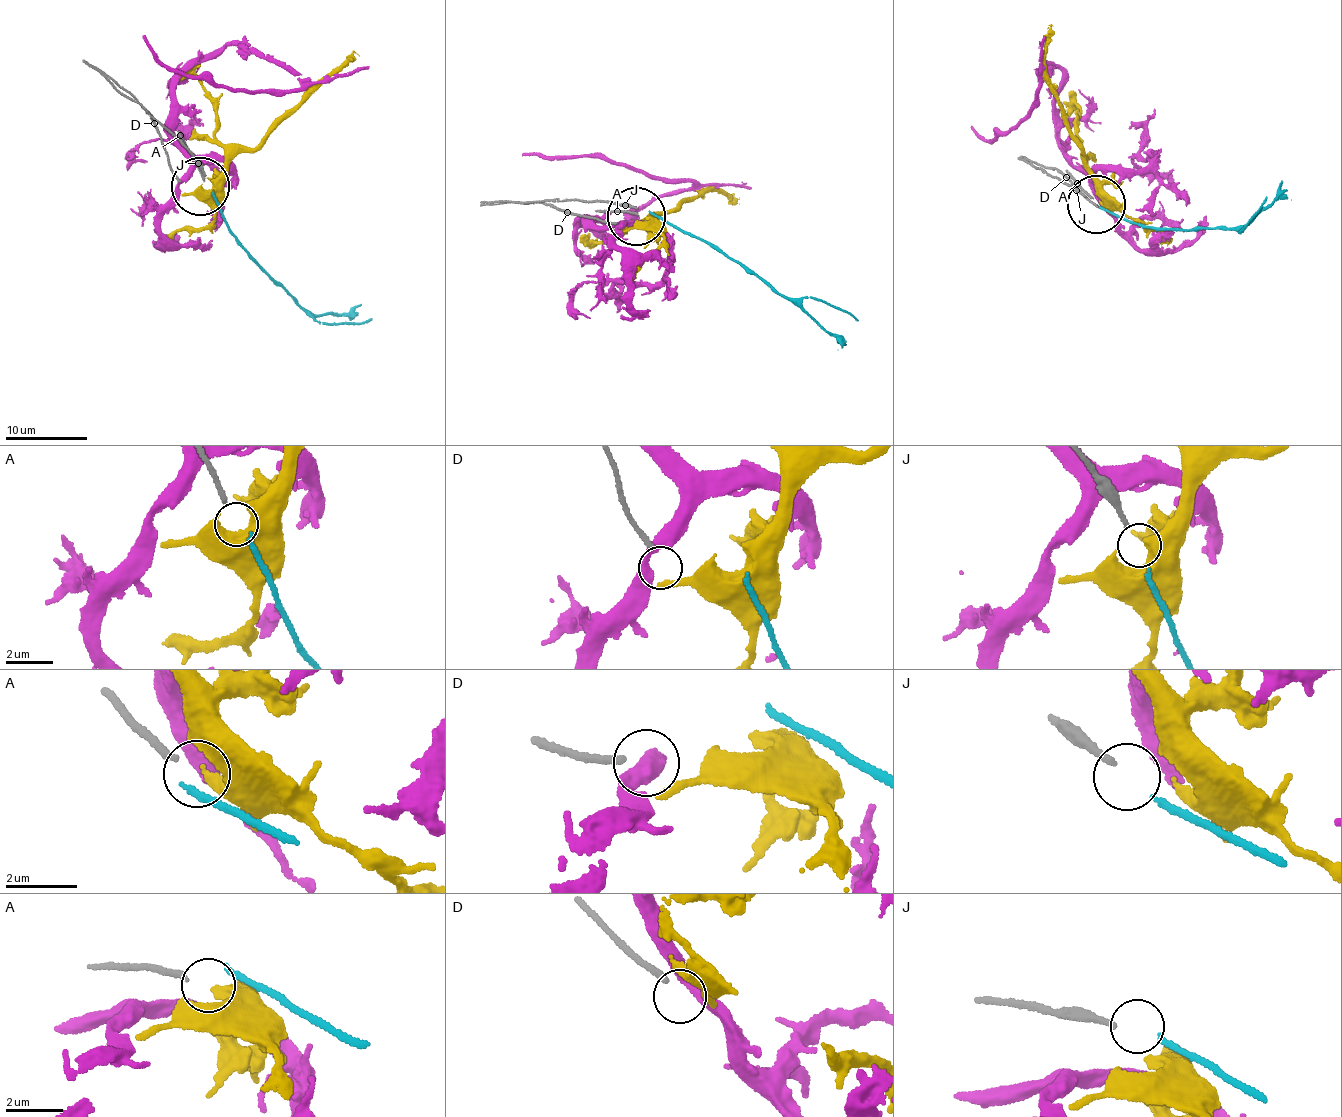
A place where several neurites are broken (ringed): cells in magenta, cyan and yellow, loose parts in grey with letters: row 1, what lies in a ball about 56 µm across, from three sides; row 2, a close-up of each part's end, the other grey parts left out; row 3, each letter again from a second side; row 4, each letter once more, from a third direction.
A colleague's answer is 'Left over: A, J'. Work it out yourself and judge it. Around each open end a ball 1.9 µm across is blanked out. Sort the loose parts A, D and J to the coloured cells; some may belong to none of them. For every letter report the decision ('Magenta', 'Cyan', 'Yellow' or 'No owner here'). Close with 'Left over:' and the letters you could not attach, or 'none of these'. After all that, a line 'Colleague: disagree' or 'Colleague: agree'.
A: No owner here
D: No owner here
J: Cyan
Left over: A, D
Colleague: disagree

